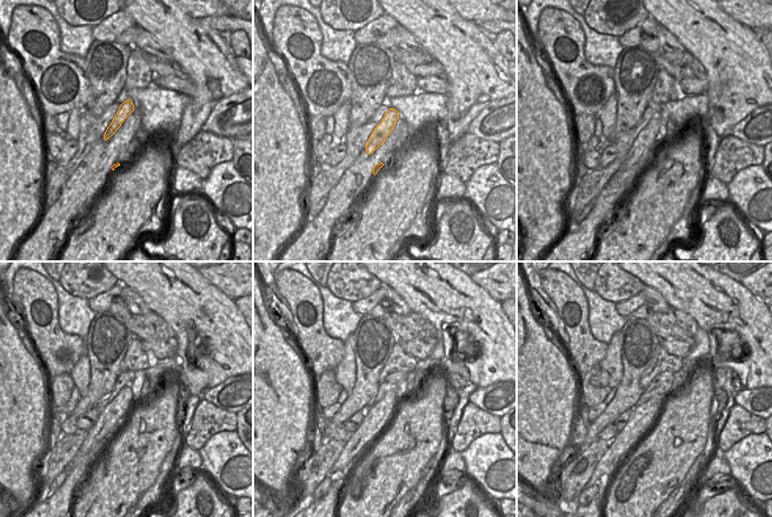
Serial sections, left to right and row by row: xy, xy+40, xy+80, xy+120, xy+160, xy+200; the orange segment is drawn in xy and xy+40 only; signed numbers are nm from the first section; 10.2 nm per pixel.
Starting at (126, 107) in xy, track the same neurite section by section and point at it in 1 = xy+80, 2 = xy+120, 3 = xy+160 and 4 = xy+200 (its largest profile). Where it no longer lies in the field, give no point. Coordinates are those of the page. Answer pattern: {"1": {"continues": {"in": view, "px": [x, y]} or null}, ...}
{"1": {"continues": {"in": "xy+80", "px": [641, 152]}}, "2": {"continues": {"in": "xy+120", "px": [115, 413]}}, "3": {"continues": {"in": "xy+160", "px": [363, 438]}}, "4": {"continues": {"in": "xy+200", "px": [627, 438]}}}

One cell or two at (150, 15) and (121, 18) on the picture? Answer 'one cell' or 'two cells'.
two cells

